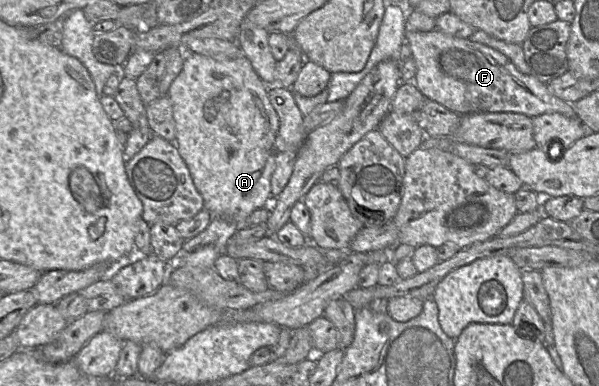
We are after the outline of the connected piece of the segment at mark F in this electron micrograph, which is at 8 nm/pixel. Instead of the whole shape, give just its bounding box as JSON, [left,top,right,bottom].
[405,29,577,118]

